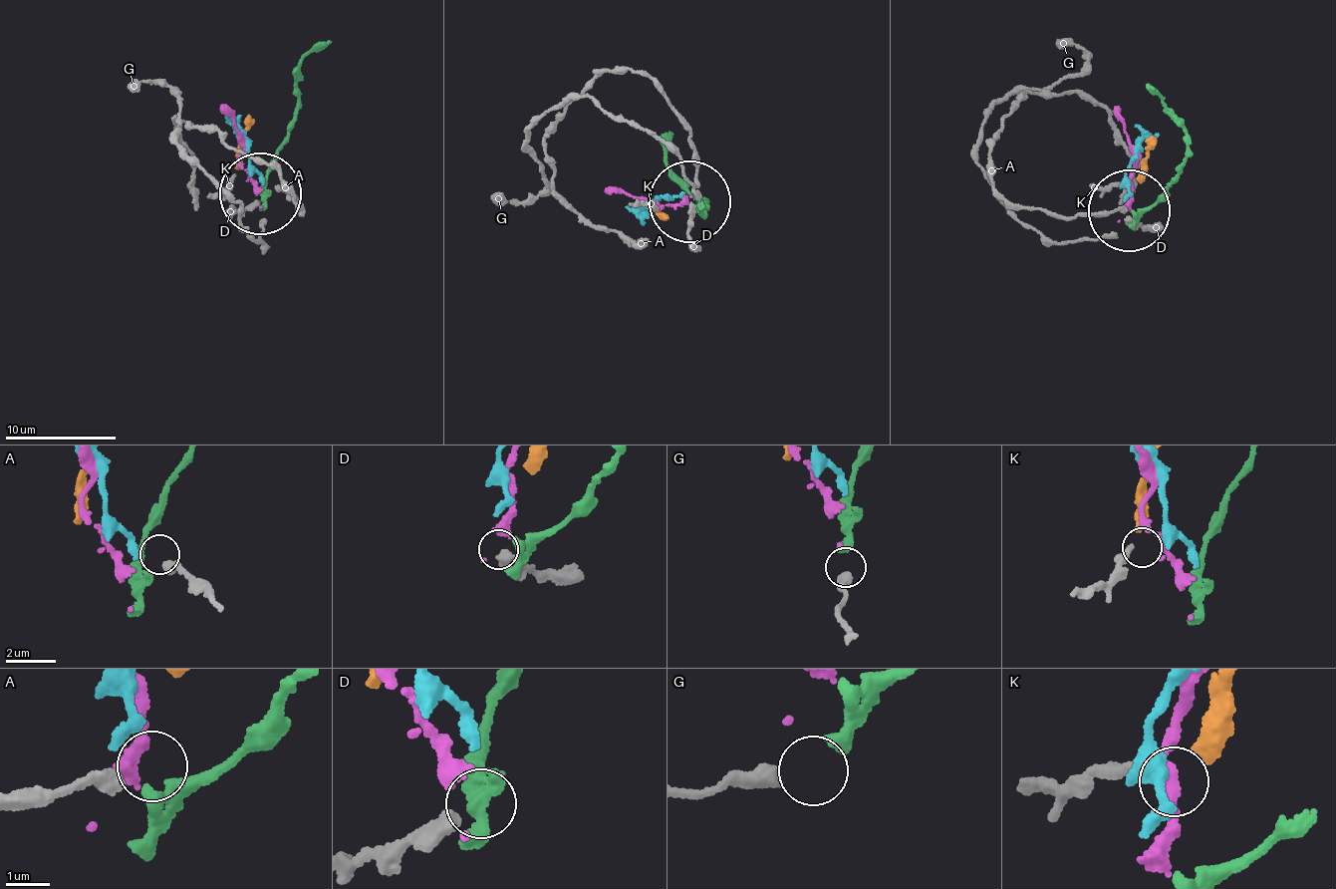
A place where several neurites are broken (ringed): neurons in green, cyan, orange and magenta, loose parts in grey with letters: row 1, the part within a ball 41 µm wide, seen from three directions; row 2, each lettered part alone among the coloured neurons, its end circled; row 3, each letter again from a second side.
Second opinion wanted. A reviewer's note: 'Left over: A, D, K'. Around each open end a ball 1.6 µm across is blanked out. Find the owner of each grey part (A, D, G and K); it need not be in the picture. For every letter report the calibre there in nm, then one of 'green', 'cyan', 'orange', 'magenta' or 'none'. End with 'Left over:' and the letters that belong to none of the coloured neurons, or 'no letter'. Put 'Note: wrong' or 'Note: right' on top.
Note: right
A: 360 nm | none
D: 440 nm | none
G: 440 nm | green
K: 280 nm | none
Left over: A, D, K

